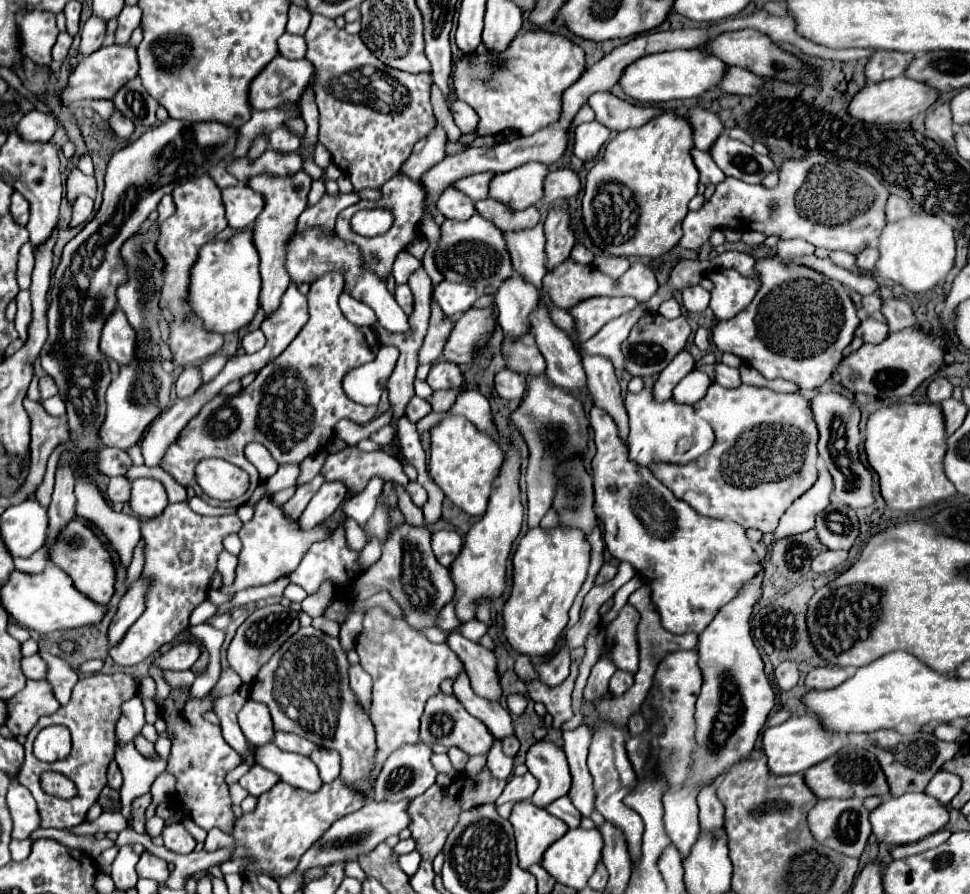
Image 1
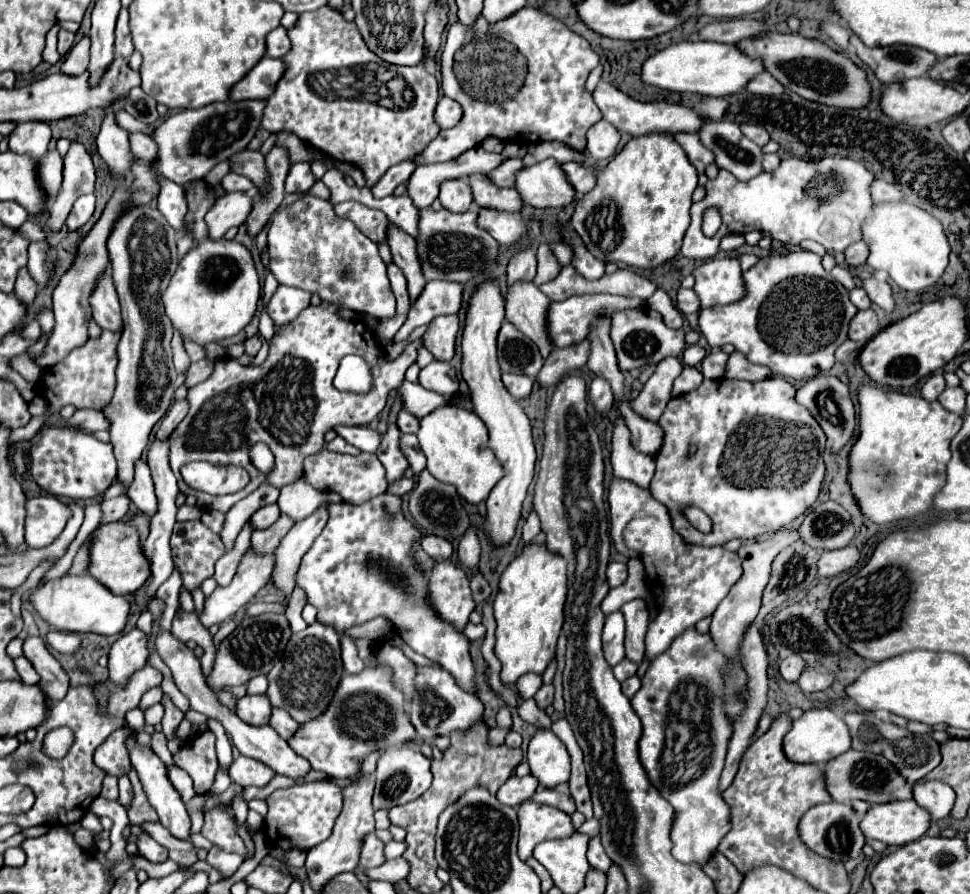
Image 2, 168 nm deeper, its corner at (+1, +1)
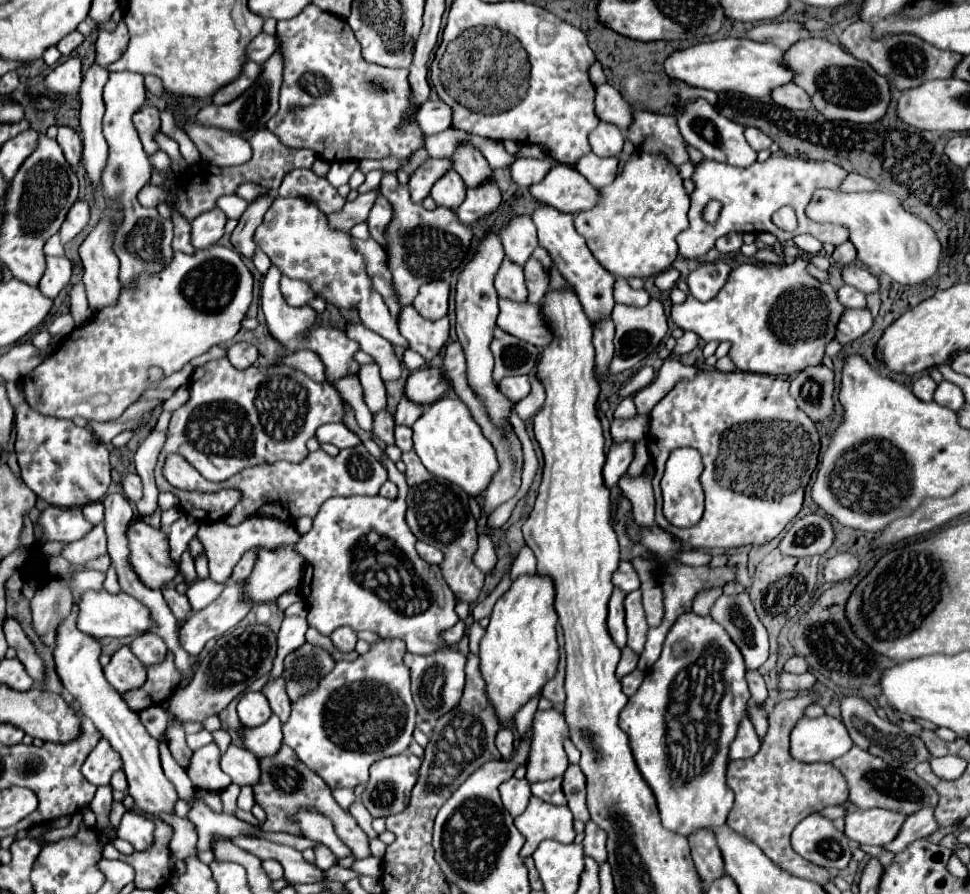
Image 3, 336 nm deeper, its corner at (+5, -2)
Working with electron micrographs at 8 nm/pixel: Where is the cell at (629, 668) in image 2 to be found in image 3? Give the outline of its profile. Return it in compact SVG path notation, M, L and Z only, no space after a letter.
M624 647L622 649L622 659L618 663L618 677L624 677L628 673L632 673L636 669L636 663L638 663L638 655L630 649L630 647Z

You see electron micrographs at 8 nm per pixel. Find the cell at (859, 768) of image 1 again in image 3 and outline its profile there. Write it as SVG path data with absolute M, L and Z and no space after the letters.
M852 747L846 755L832 761L842 775L848 781L850 787L850 803L860 809L872 809L882 807L888 811L900 811L904 815L912 815L914 811L920 811L924 807L936 807L940 801L940 795L932 785L928 785L924 779L920 779L912 769L894 769L888 763L884 763L880 757L870 755L868 751L862 751L858 747Z

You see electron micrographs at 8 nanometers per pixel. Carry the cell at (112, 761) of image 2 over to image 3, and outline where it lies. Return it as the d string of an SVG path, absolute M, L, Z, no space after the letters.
M100 739L98 745L88 755L88 759L84 761L82 775L92 785L110 785L110 777L118 769L122 769L120 755L110 747L106 739Z

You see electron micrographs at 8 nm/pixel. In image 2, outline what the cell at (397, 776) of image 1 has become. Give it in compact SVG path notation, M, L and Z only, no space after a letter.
M390 748L386 750L376 768L376 790L374 790L374 808L394 808L398 804L406 804L422 796L432 784L432 772L430 772L430 758L426 758L422 752L414 748Z

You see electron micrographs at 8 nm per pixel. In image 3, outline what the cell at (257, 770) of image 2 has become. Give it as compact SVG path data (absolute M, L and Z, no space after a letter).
M230 745L228 751L222 755L222 771L230 775L230 779L236 785L254 785L260 779L260 765L258 759L252 751L240 747L240 745Z

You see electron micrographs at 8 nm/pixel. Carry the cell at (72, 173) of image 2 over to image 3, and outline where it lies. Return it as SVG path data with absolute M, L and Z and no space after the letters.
M60 125L56 141L60 143L60 147L62 147L68 163L72 167L78 167L78 163L80 163L80 151L82 151L82 139L80 139L80 135L72 127Z

